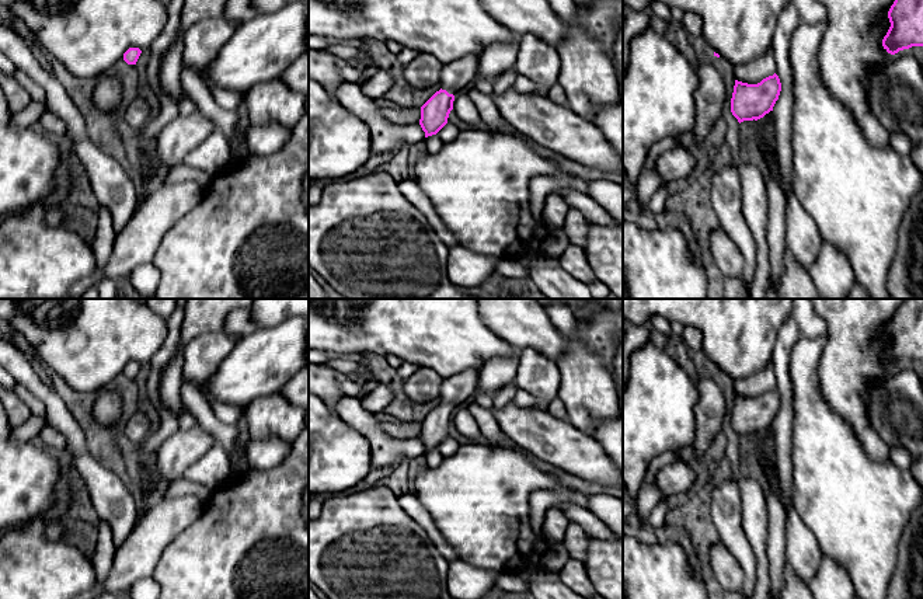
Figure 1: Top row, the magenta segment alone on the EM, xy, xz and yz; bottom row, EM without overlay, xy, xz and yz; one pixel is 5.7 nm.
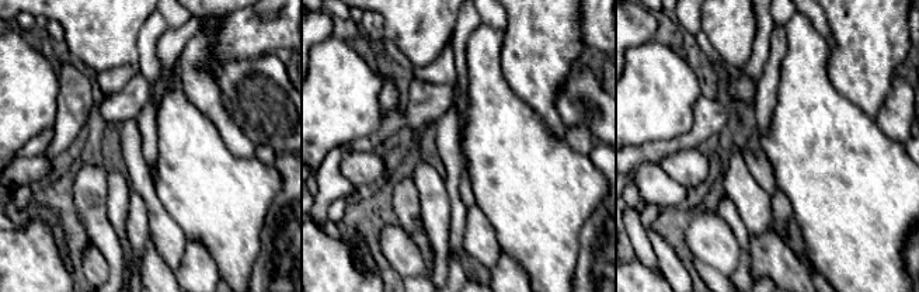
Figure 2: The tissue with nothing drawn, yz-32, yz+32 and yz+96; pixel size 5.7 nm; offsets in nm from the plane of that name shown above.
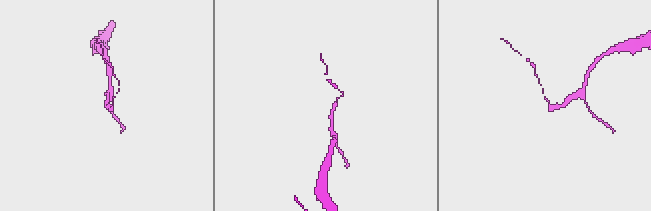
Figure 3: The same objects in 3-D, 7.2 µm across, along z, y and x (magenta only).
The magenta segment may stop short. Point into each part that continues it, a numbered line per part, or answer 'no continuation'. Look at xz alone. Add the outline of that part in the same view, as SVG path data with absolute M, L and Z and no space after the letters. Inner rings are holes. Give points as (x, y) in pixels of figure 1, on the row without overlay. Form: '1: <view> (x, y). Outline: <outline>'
1: xz (456, 389). Outline: M467 369L459 375L443 379L440 386L439 401L449 408L456 410L477 391L478 370Z

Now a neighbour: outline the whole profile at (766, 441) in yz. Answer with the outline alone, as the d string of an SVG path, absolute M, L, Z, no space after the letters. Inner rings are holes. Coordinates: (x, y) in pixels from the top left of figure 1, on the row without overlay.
M773 425L766 428L763 432L757 433L756 452L762 463L762 467L769 471L776 471L779 474L779 470L774 464L776 432L774 432Z

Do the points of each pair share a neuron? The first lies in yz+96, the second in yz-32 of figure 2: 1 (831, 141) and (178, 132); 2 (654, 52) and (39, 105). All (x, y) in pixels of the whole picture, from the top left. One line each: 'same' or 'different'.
1: same
2: same

